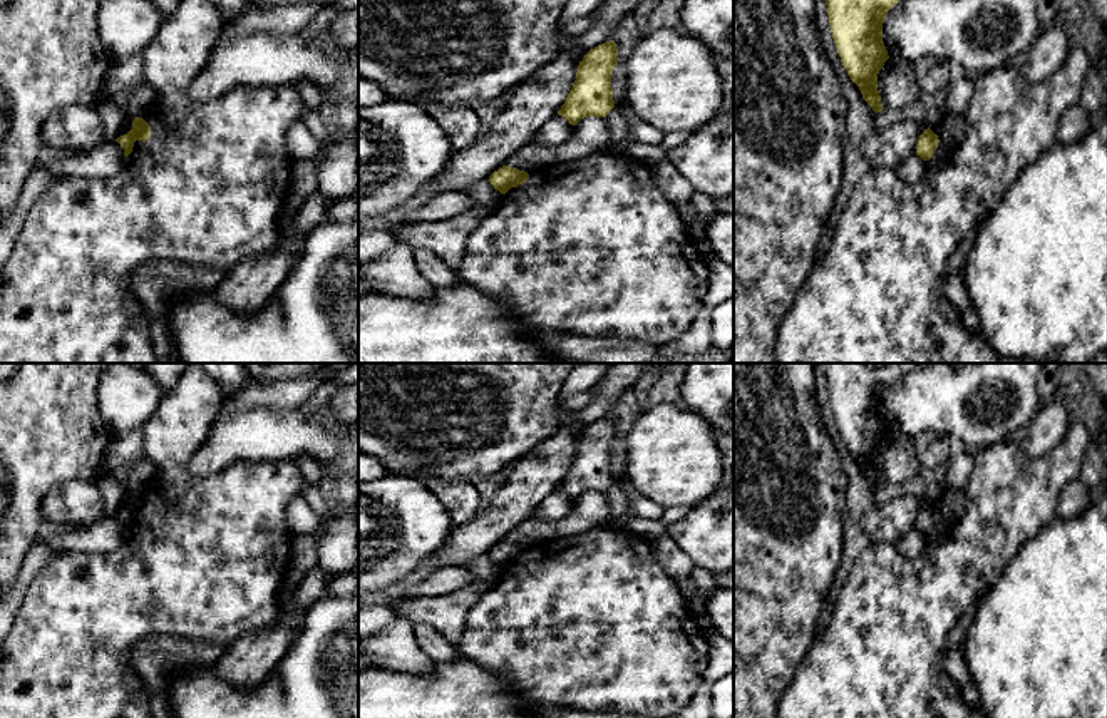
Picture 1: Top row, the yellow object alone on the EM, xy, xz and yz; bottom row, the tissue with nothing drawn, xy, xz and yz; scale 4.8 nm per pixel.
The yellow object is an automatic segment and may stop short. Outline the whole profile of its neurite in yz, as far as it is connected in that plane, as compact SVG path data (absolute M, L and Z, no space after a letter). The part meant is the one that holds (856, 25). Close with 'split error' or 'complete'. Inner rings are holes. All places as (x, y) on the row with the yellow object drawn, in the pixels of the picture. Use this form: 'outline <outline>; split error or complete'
outline M826 0L832 38L844 69L878 114L884 107L878 74L889 59L883 23L899 0Z; complete

